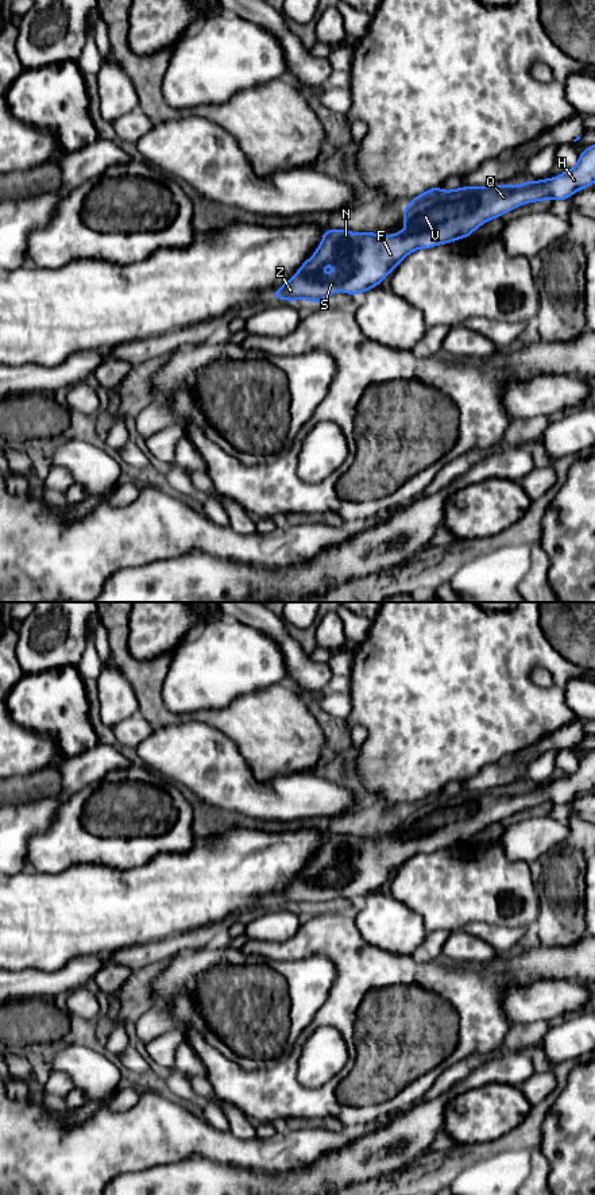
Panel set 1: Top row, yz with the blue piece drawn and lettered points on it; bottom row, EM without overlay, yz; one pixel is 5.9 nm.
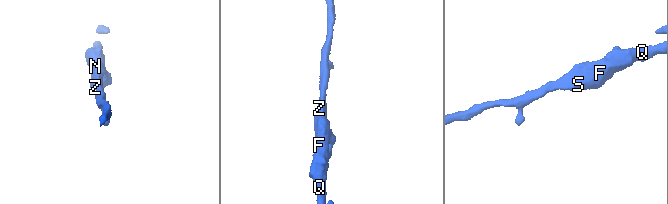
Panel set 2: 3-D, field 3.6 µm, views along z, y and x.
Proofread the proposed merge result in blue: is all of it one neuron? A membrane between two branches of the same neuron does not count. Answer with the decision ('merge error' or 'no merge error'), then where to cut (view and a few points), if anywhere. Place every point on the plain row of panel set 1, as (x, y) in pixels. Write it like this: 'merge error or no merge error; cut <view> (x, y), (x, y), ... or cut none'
no merge error; cut none

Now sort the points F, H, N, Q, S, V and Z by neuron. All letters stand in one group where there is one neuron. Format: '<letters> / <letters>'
F H N Q S V Z

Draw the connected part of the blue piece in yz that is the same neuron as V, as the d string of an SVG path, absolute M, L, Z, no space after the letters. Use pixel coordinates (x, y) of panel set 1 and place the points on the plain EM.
M595 749L584 753L573 774L564 775L555 783L530 785L521 790L487 790L483 793L472 790L453 795L441 795L440 791L434 791L407 807L402 818L406 833L398 839L325 834L316 857L283 891L274 895L274 905L309 905L320 909L340 895L355 902L359 897L366 898L368 894L379 891L387 879L416 855L470 843L482 829L501 822L519 810L542 805L568 805L575 797L590 793L594 787Z

